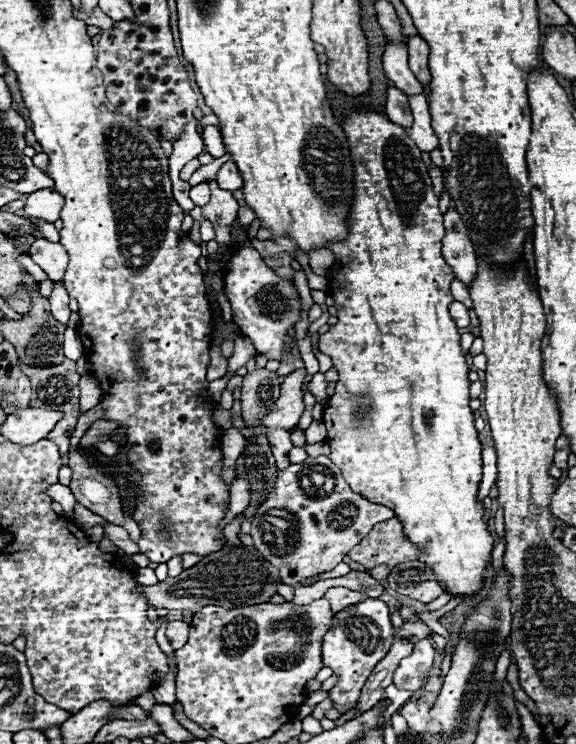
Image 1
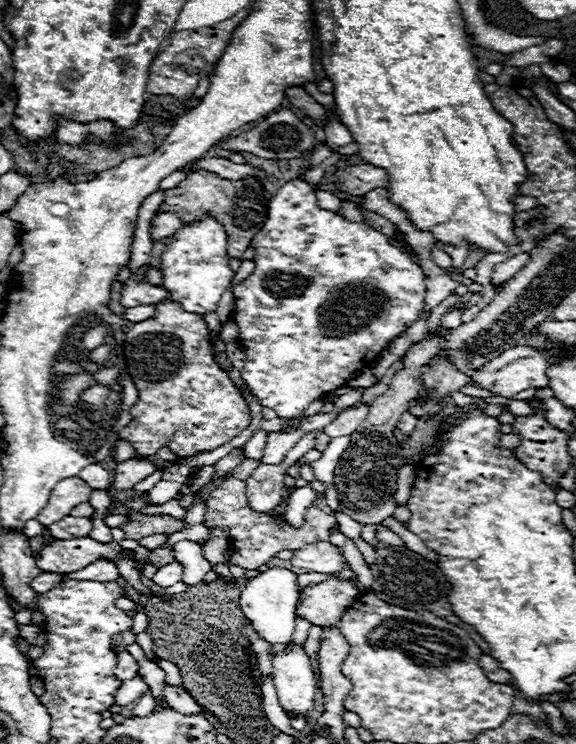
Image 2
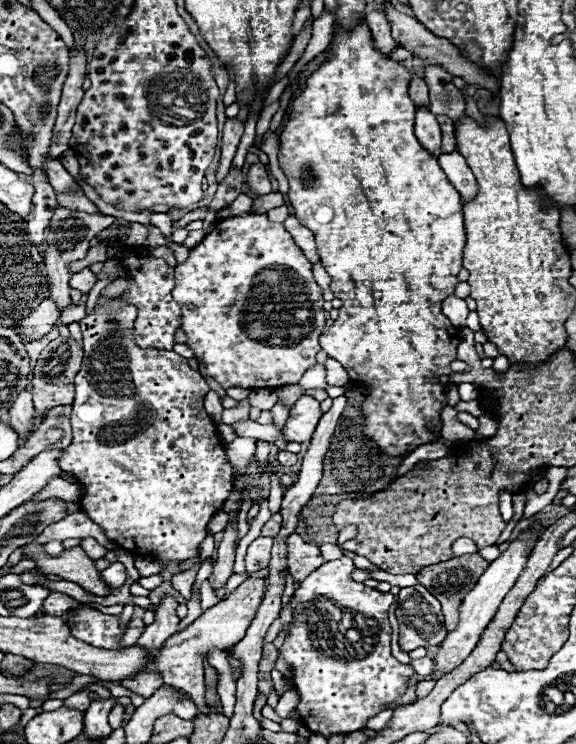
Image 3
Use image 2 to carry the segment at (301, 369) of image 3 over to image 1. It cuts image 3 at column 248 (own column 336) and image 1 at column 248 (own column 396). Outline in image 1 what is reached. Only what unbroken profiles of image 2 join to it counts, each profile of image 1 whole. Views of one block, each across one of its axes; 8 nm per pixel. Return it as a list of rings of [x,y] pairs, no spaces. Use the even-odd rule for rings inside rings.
[[[242,248],[230,260],[224,292],[232,304],[234,322],[240,326],[242,334],[252,340],[256,352],[280,360],[286,330],[300,320],[300,296],[294,284],[276,276],[254,248]]]

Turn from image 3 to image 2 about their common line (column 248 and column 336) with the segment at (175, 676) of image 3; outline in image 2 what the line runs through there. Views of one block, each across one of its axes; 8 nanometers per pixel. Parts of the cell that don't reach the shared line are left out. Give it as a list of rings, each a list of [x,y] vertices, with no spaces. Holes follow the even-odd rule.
[[[328,578],[320,584],[308,586],[296,604],[296,616],[306,618],[314,626],[338,626],[348,604],[360,592],[346,580]]]

